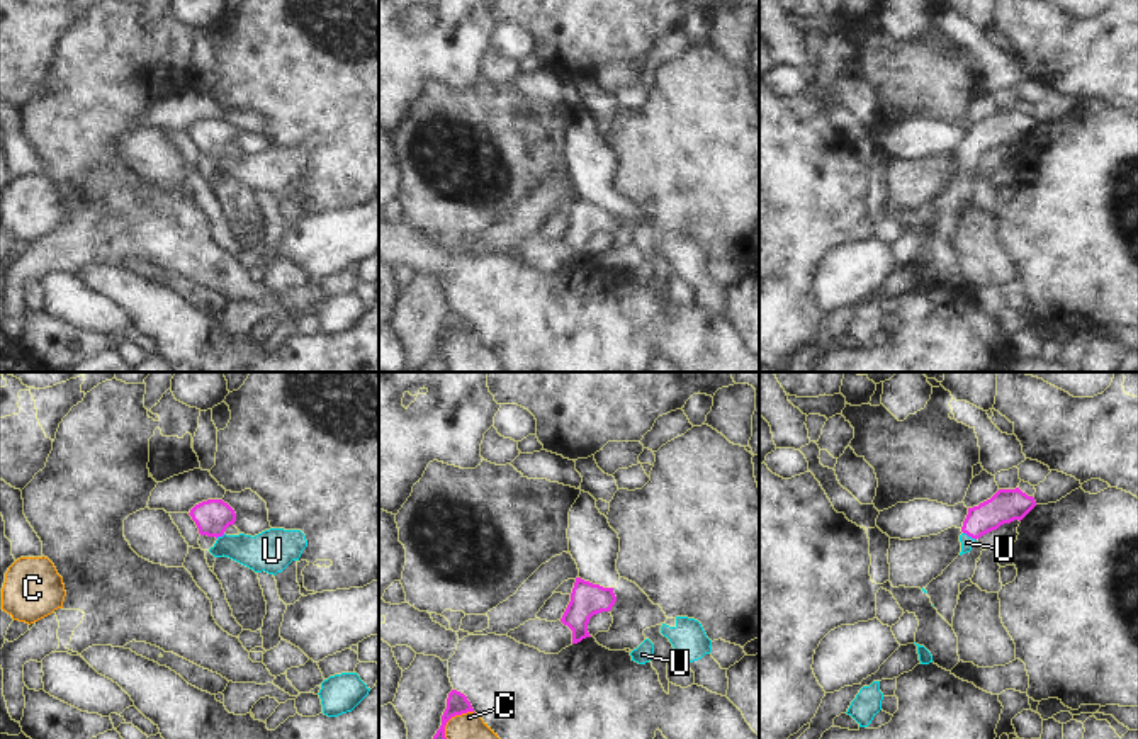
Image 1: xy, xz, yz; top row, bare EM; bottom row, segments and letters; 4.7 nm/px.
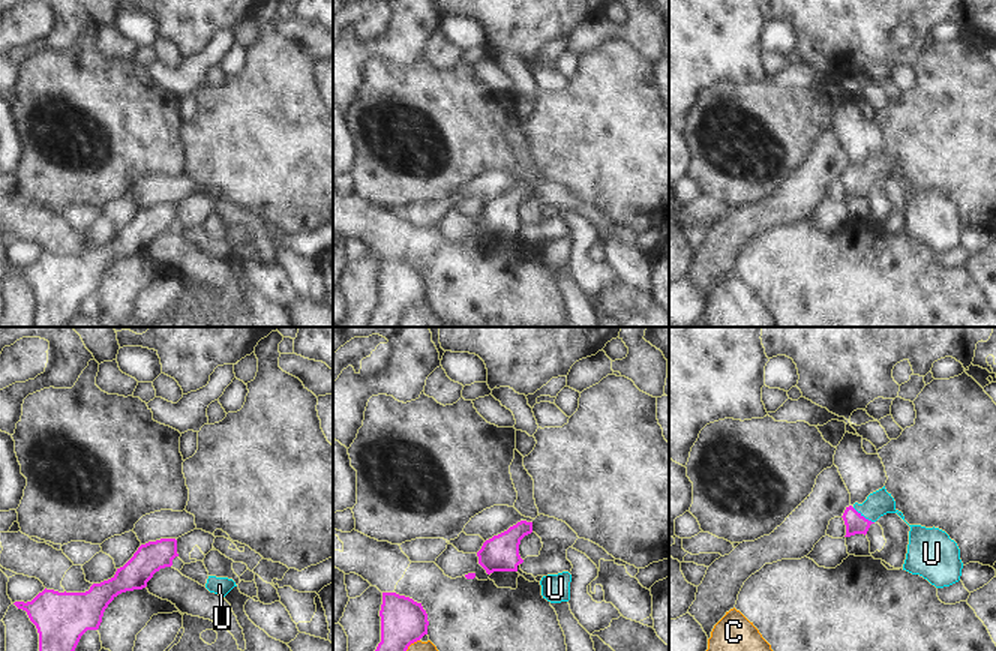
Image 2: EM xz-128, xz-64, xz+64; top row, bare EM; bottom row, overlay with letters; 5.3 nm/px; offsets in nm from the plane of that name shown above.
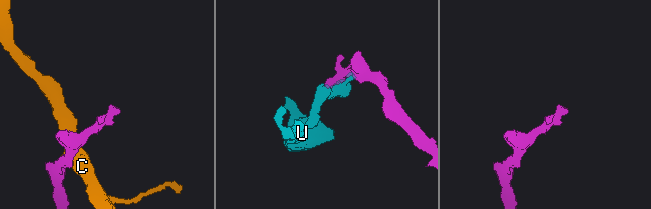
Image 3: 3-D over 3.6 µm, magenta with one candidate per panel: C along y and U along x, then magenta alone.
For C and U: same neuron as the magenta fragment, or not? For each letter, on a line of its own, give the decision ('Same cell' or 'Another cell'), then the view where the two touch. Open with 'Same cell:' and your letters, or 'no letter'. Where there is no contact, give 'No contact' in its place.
Same cell: U
C: Another cell. Touches magenta in xz
U: Same cell. Touches magenta in yz.

